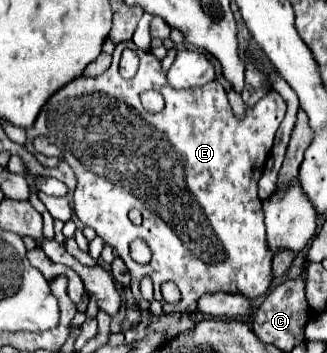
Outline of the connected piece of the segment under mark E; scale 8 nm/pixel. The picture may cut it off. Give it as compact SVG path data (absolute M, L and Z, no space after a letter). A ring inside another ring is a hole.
M122 42L116 46L112 64L104 74L94 78L80 74L48 98L36 122L26 130L24 148L46 168L56 168L60 158L46 158L44 154L38 154L32 146L32 138L46 136L60 148L64 160L78 178L78 186L74 190L74 212L86 226L94 228L98 236L114 246L117 255L126 262L131 276L130 290L141 310L146 310L150 302L142 298L140 280L150 276L154 282L154 300L162 304L164 312L196 312L196 300L206 292L230 292L256 298L270 286L272 252L266 242L258 180L284 114L286 110L282 96L276 90L270 90L266 98L260 98L252 108L246 108L244 118L236 118L220 82L176 90L168 84L166 70L162 70L160 60L156 60L150 52L140 50L134 42ZM124 48L134 48L134 52L140 56L138 74L130 80L124 80L118 74L120 52ZM148 88L158 90L166 100L164 110L158 114L148 114L140 104L138 94ZM132 208L142 212L144 220L140 226L132 226L128 220L128 212ZM136 238L142 238L152 250L152 260L144 266L130 258L130 244ZM164 282L174 282L178 286L182 296L180 302L164 302L160 294L160 284Z

